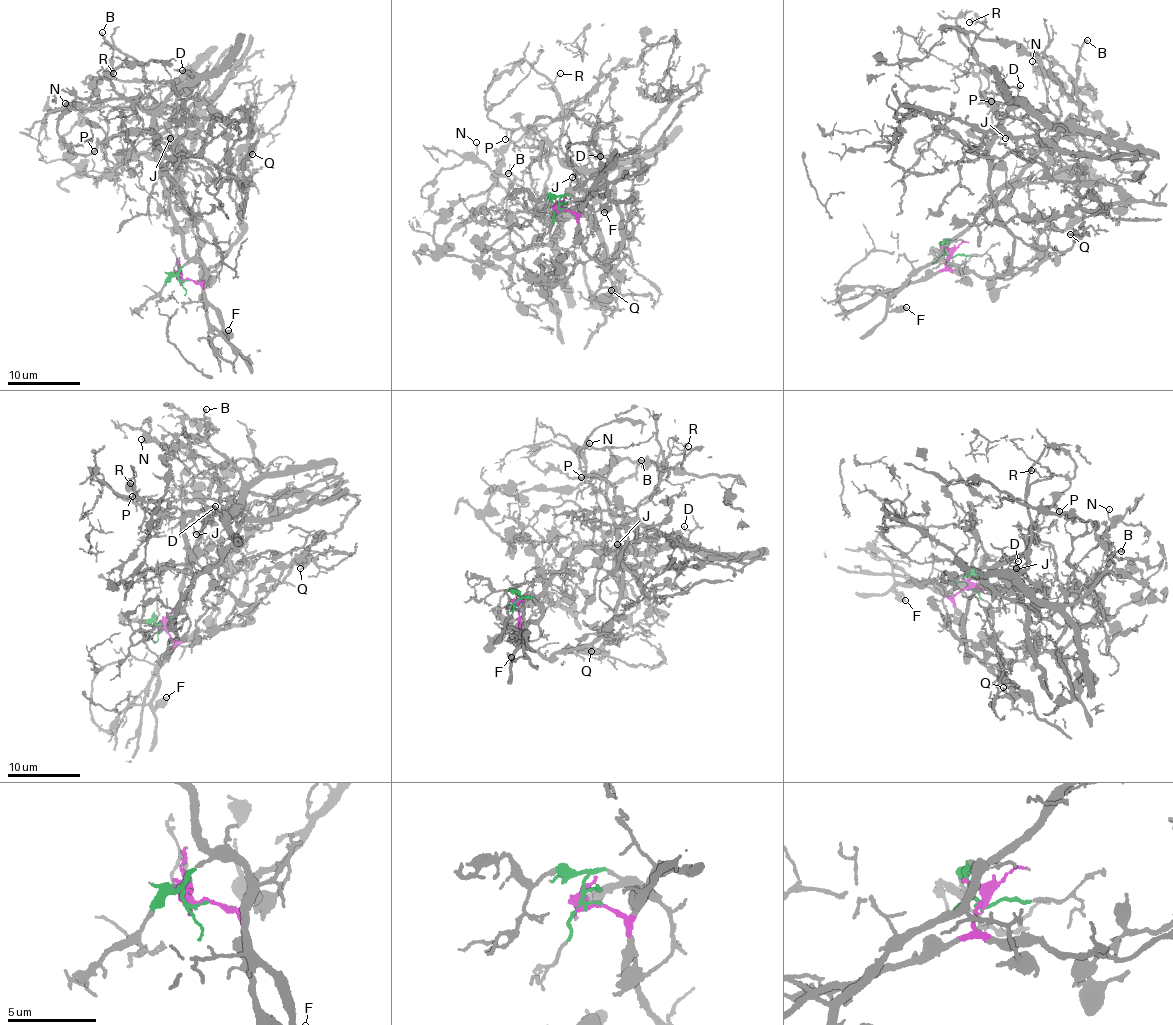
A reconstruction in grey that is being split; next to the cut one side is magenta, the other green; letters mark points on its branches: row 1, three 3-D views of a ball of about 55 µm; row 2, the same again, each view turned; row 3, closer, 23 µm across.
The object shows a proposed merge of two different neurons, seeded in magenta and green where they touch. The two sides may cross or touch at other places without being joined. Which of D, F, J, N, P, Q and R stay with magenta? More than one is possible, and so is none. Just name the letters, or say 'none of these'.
D, Q, R

